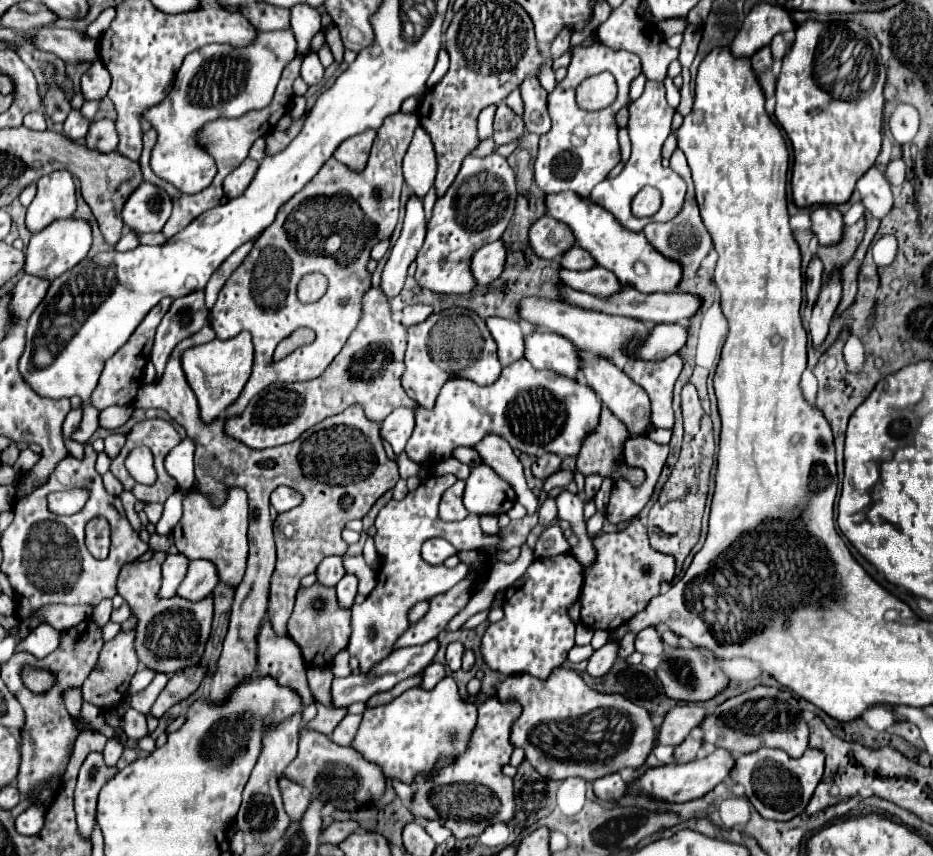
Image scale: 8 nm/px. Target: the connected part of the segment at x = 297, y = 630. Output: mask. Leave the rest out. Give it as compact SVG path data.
M315 582L309 588L303 588L303 592L299 592L297 596L297 604L295 610L287 622L287 636L301 648L303 652L303 660L309 668L325 668L331 666L333 658L347 648L349 644L349 636L351 636L351 610L349 608L341 608L335 596L335 588L333 594L327 594L327 602L325 602L325 610L315 612L311 608L311 602L317 594L323 594L323 584Z

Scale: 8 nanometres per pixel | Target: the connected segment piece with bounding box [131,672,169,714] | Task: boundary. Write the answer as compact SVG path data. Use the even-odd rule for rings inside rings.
M159 672L159 674L155 676L155 680L153 680L145 690L133 694L133 698L131 698L131 706L133 706L137 712L147 714L147 712L151 710L153 702L157 700L157 696L161 694L161 690L167 686L167 682L169 682L169 676Z

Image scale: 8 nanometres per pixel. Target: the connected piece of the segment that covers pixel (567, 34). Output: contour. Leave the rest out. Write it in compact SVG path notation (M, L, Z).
M565 28L565 32L561 32L561 36L557 36L557 40L553 40L551 44L551 58L559 58L569 50L569 38L571 38L571 28Z

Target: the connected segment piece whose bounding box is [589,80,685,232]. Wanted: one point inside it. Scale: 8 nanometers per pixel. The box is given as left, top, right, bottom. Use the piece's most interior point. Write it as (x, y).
(649, 124)

